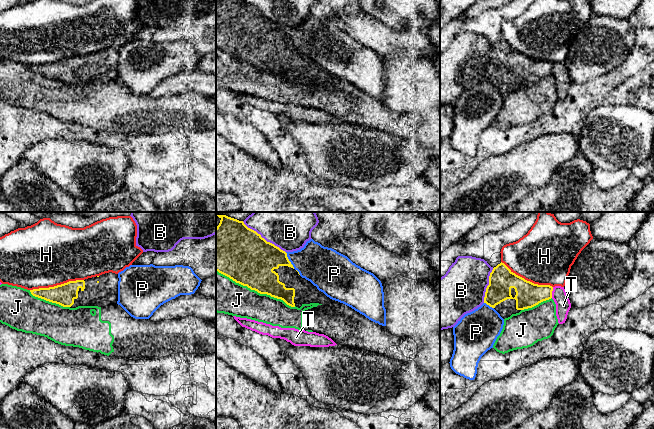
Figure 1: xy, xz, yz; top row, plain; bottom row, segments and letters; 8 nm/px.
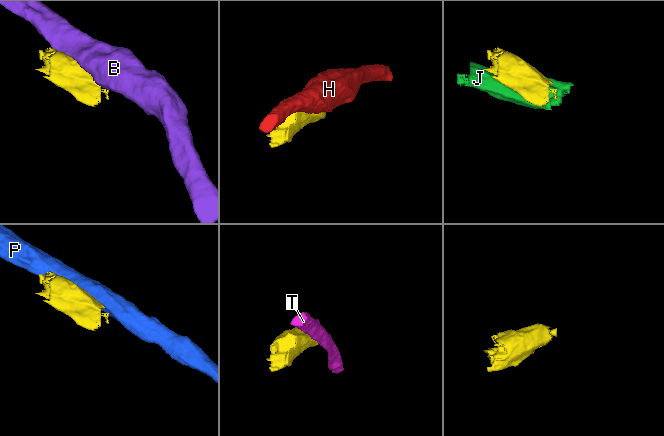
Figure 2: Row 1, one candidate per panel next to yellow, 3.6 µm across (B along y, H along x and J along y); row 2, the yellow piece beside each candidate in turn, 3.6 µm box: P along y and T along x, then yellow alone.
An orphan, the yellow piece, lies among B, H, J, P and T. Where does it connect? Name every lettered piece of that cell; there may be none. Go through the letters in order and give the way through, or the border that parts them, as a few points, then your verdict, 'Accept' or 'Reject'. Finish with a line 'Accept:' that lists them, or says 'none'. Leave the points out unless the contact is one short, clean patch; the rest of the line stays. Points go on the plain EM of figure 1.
B: Reject
H: Reject
J: Reject
P: Reject
T: Boundary: yz (553, 63), (551, 73). Reject
Accept: none

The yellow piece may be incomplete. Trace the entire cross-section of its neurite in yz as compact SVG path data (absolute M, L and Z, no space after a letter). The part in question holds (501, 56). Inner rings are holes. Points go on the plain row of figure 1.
M501 38L490 49L484 79L494 84L505 95L551 75L552 67L552 62L527 57Z

